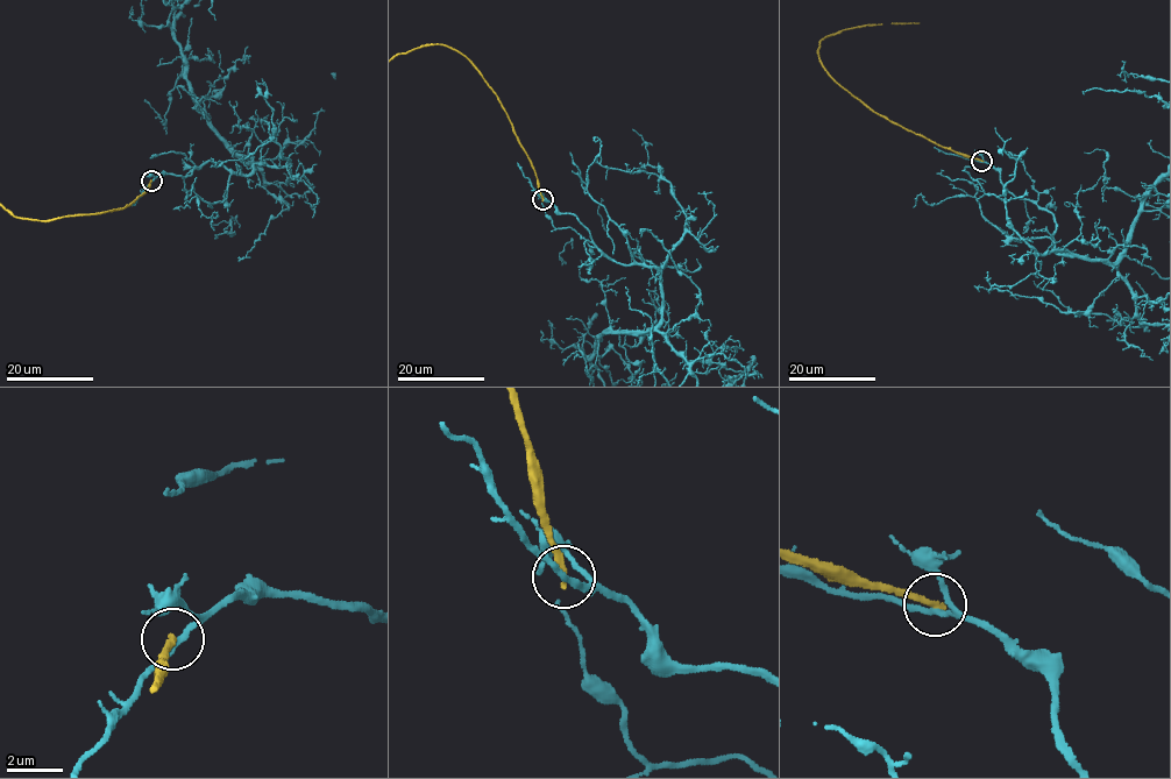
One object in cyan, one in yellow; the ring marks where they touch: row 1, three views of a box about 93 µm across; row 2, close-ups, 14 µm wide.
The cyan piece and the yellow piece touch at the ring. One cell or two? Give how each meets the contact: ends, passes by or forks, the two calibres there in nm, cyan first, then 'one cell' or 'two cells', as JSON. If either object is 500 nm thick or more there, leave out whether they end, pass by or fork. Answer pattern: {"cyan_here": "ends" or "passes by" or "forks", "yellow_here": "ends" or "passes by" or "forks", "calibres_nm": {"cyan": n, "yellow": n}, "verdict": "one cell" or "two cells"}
{"cyan_here": "passes by", "yellow_here": "ends", "calibres_nm": {"cyan": 200, "yellow": 240}, "verdict": "two cells"}

